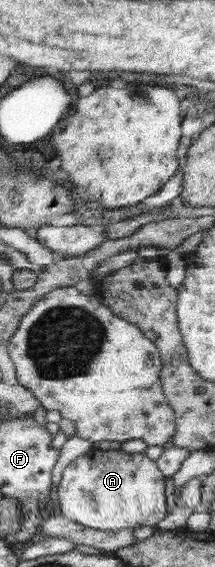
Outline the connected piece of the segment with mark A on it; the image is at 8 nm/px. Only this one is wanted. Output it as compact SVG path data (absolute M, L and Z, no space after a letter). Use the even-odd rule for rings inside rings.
M93 448L88 454L77 458L64 473L58 488L58 502L63 516L88 528L101 531L119 531L125 528L144 528L157 524L167 517L168 477L160 470L157 461L150 460L146 453L126 453L118 450Z

